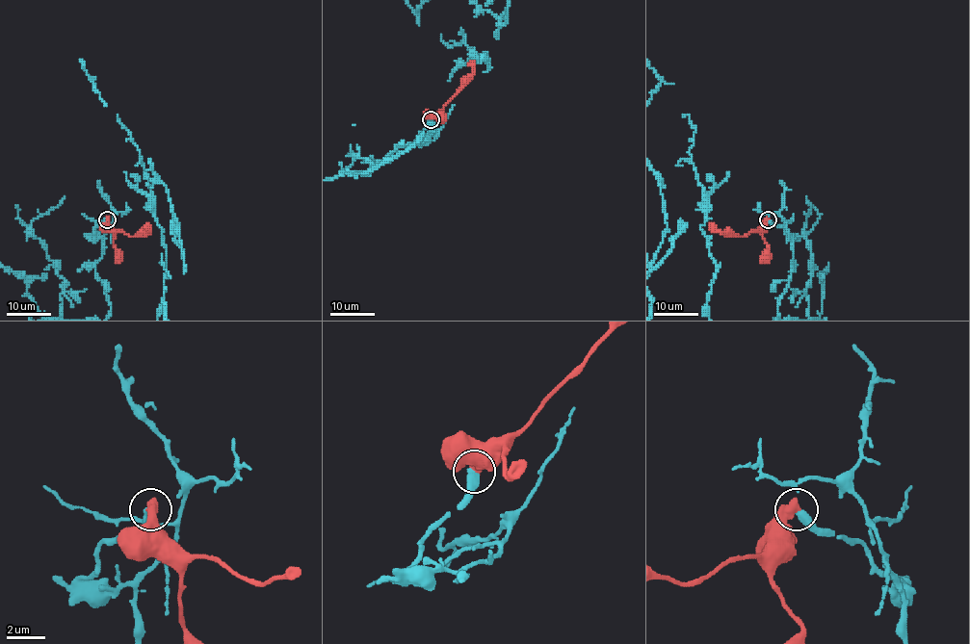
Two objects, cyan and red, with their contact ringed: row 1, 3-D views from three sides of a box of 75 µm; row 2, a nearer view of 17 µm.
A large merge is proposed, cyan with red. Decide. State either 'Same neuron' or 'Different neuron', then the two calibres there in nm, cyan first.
Different neuron. Thickness 460 nm (cyan) against 600 nm

